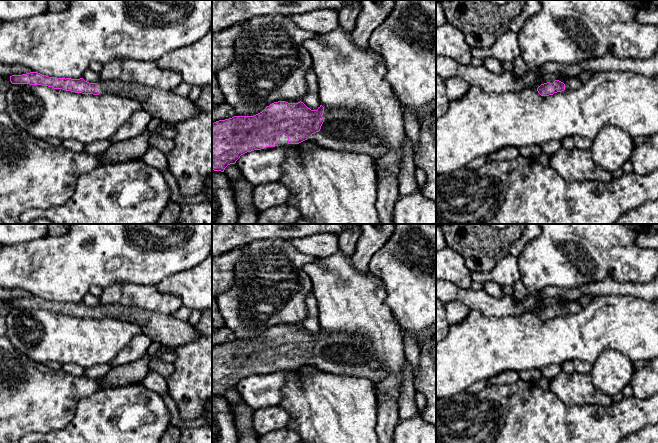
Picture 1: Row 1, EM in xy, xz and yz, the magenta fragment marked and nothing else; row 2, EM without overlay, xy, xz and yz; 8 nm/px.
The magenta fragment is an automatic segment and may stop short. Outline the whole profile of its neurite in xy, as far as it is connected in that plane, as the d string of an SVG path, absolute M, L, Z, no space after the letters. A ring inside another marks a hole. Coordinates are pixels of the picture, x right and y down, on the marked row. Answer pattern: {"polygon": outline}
{"polygon": "M38 72L12 75L10 81L12 84L42 85L82 94L113 94L127 97L138 101L141 109L147 111L152 118L166 121L169 126L183 122L200 112L195 102L187 96L135 82L98 80L96 83L89 83L83 78L49 77Z"}

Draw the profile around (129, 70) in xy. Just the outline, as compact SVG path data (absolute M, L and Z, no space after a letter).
M115 59L103 65L100 80L118 80L148 85L164 91L173 91L183 79L180 73L159 68L156 62L136 59Z

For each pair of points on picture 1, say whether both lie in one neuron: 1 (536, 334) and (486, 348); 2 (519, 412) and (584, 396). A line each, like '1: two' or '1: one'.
1: one
2: two

